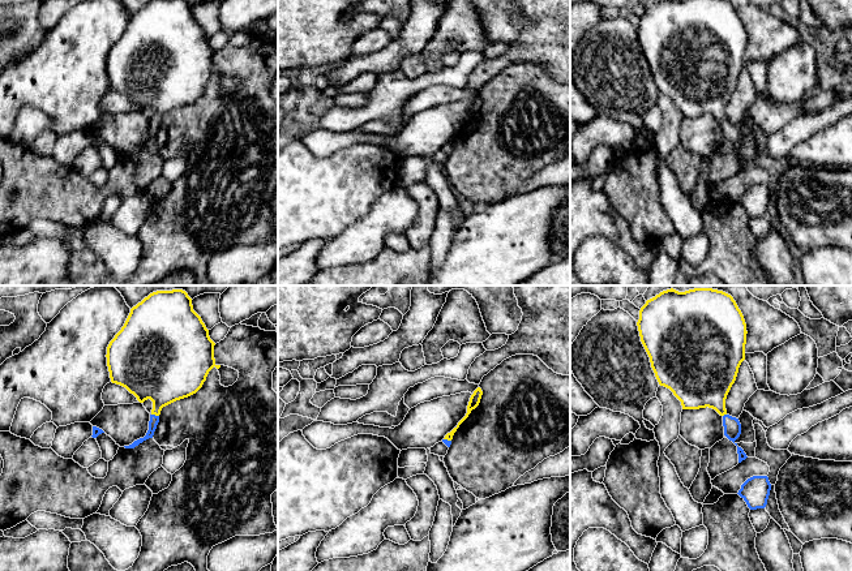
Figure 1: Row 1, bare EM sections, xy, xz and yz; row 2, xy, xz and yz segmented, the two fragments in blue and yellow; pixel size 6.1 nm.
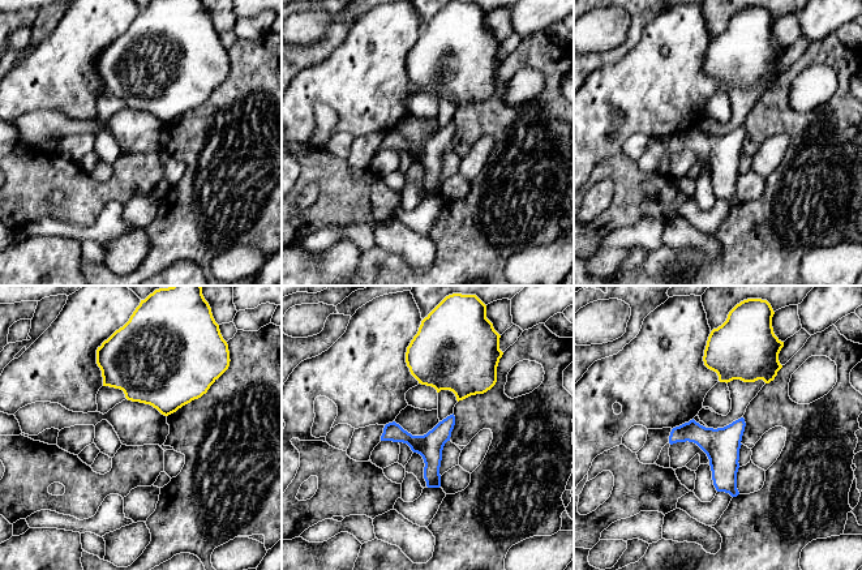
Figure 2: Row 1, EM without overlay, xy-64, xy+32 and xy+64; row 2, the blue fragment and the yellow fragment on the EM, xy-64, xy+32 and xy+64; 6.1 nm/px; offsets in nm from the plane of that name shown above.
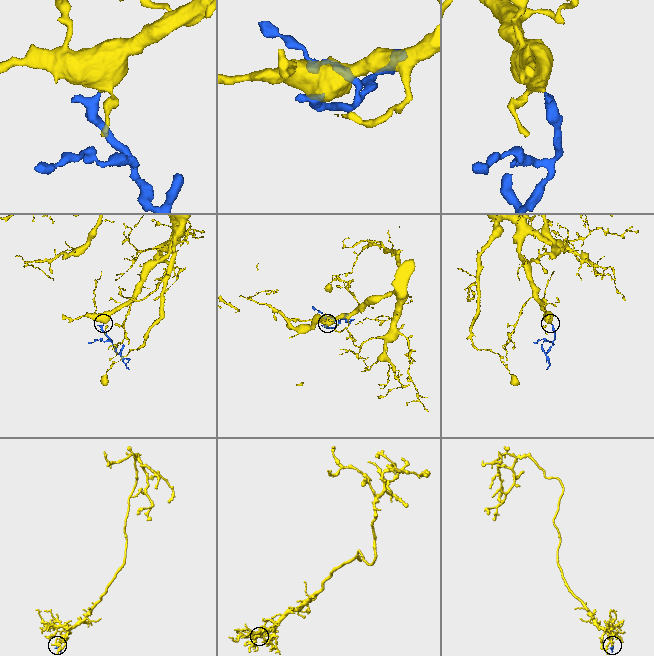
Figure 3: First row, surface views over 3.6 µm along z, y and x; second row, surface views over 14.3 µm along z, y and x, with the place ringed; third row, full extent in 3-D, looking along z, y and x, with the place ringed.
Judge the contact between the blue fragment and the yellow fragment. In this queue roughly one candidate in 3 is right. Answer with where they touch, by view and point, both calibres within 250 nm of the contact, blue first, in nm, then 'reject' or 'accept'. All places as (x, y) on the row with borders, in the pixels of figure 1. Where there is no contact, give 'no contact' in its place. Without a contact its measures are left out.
meets blue in xy at (154, 415); 60 nm thick on the blue side, 340 nm on the other; accept

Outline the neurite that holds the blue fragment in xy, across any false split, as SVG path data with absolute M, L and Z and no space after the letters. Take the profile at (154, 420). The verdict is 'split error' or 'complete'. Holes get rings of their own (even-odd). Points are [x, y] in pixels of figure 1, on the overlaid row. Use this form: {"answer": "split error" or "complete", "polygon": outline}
{"answer": "split error", "polygon": "M183 289L157 291L130 309L130 313L107 347L107 366L112 383L125 387L140 403L150 399L153 409L144 438L125 448L134 448L153 438L163 407L196 394L215 366L215 343L201 317L193 310L192 299Z"}

